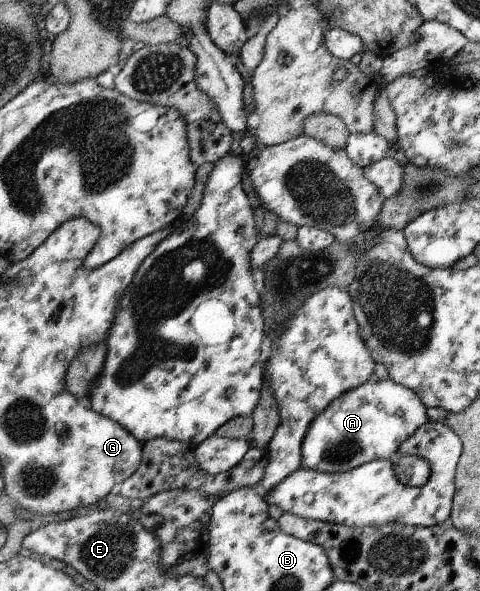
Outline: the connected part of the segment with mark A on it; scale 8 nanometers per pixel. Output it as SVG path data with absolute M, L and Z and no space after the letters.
M372 377L366 383L338 396L315 419L307 430L302 446L302 463L305 469L321 473L345 473L378 459L392 459L402 444L423 424L426 424L426 408L420 404L420 396L412 389L393 381L390 377L379 380Z

